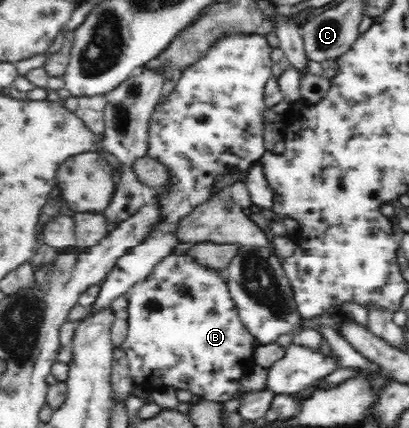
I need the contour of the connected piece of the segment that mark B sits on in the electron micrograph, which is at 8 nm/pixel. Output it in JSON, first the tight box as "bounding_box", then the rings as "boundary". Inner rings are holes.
{"bounding_box":[120,254,259,401],"boundary":[[[187,254],[184,255],[169,255],[166,256],[161,262],[156,264],[156,267],[152,269],[146,281],[136,284],[128,294],[128,332],[126,339],[120,345],[124,353],[127,355],[129,361],[129,368],[133,380],[136,384],[141,384],[146,381],[154,381],[154,383],[160,387],[174,387],[180,390],[190,390],[195,394],[195,397],[206,396],[211,400],[226,401],[234,397],[239,393],[239,379],[244,375],[244,366],[246,362],[250,362],[253,359],[253,353],[255,348],[258,347],[259,341],[252,336],[252,333],[245,327],[245,324],[240,320],[239,312],[236,305],[232,301],[227,282],[224,280],[224,274],[218,273],[212,269],[208,269],[195,262],[194,258],[191,258]],[[180,286],[186,286],[186,292],[180,294],[178,288]]]}

